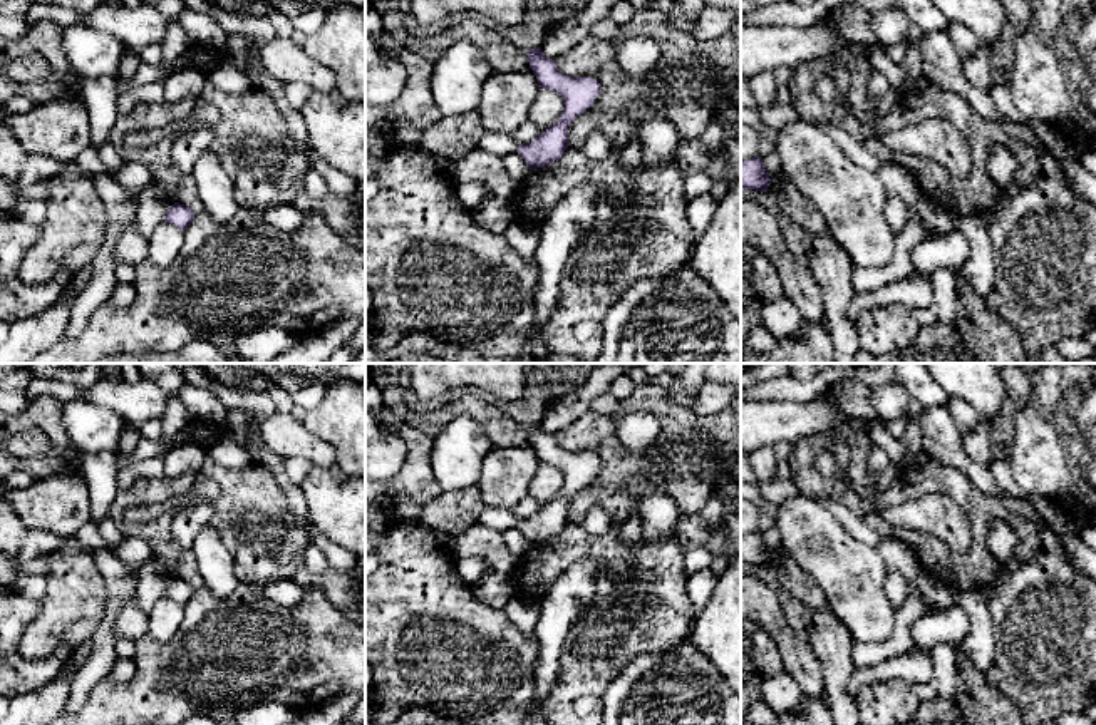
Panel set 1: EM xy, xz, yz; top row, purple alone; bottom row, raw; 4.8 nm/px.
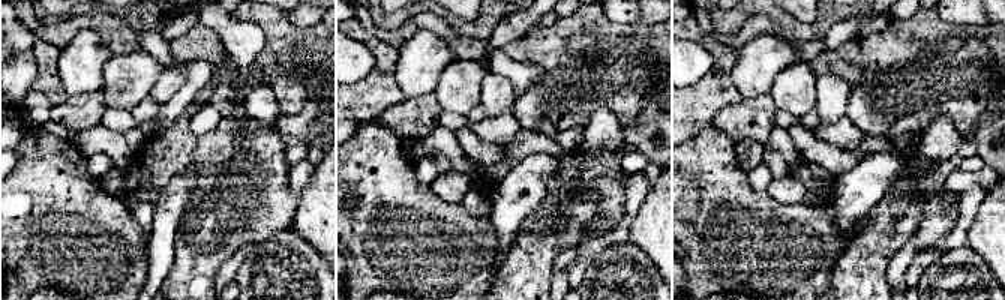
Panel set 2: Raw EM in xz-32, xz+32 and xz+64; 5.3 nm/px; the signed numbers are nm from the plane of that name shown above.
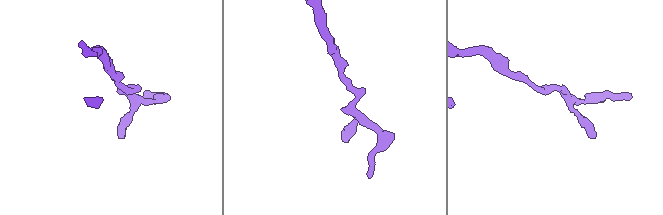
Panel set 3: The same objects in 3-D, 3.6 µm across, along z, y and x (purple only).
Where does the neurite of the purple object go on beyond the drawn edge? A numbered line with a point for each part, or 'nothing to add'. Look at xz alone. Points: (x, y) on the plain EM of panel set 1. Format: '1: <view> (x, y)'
1: xz (500, 519)

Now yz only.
nothing to add

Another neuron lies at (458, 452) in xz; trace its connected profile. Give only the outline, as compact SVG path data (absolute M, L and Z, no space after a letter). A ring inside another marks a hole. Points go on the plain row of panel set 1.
M456 417L432 439L431 467L439 491L476 487L483 460L493 447L494 444L474 419Z

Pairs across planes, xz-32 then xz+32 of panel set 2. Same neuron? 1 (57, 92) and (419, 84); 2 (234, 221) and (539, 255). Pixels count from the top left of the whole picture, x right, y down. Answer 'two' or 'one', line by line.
1: two
2: one

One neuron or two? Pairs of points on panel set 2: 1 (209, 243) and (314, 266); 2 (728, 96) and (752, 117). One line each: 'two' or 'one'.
1: two
2: two

